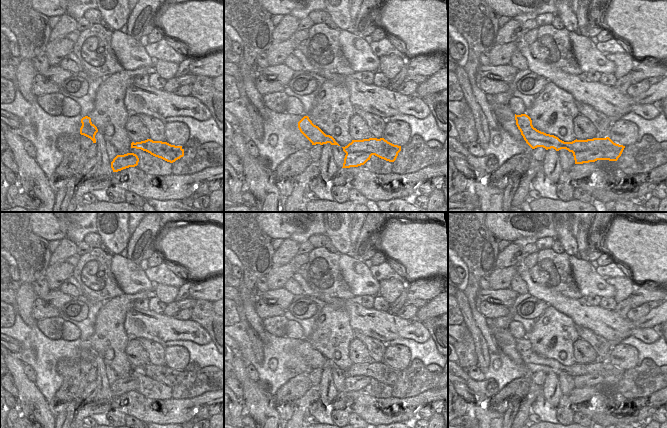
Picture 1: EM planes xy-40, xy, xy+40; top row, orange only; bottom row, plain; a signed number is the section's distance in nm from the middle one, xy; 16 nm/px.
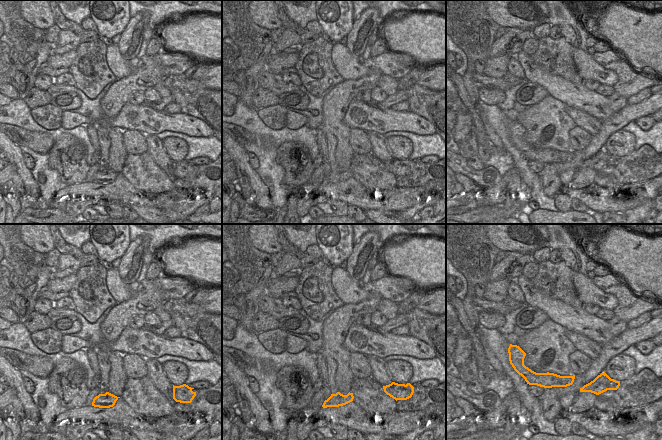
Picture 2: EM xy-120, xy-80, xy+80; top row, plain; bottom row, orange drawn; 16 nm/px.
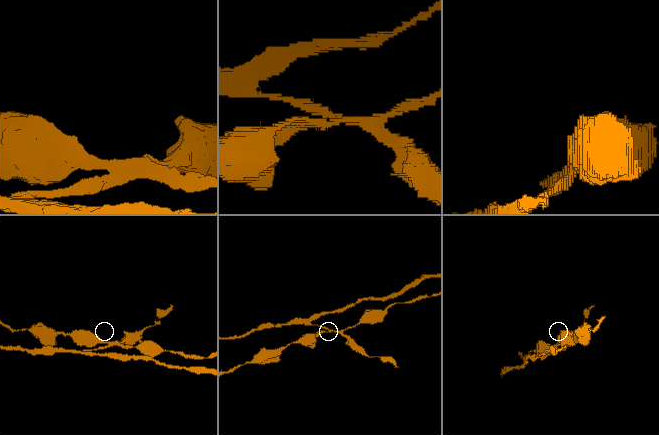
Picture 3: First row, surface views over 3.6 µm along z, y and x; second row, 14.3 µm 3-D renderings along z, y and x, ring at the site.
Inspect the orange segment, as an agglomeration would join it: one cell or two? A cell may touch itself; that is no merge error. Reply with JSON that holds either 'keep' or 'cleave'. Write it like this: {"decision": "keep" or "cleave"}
{"decision": "cleave"}

